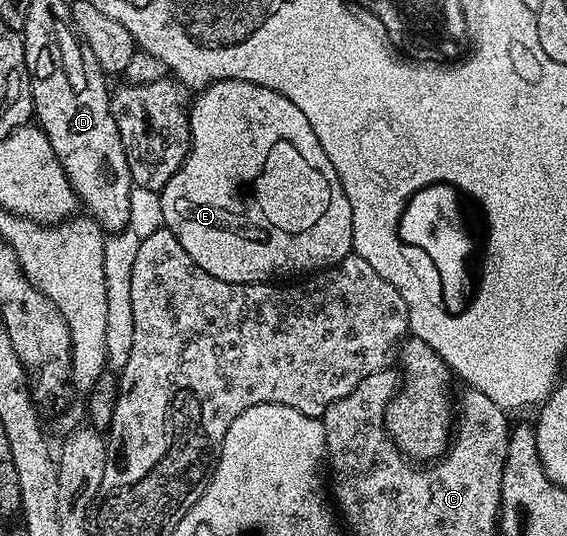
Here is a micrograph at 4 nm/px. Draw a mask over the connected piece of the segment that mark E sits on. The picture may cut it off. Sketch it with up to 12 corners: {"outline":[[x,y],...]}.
{"outline":[[210,83],[163,224],[211,277],[353,251],[351,201],[283,93]]}

